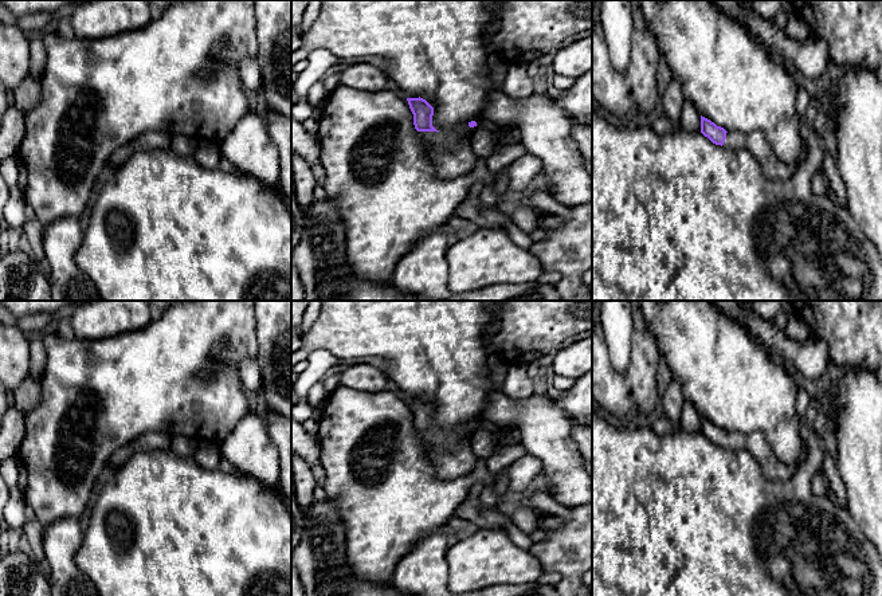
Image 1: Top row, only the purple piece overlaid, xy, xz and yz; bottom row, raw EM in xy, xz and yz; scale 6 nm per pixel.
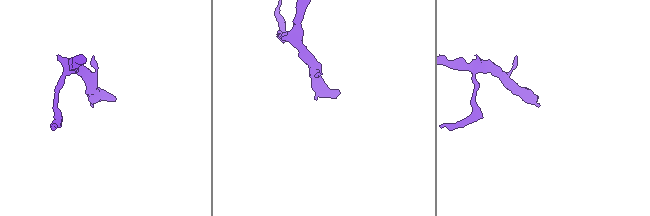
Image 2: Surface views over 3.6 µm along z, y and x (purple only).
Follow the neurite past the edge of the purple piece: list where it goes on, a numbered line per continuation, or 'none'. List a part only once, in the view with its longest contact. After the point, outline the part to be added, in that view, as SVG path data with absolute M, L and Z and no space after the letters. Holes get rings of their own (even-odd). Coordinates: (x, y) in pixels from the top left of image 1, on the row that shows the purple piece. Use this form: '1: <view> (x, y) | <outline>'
1: xz (451, 155) | M419 132L440 179L454 179L474 169L477 157L470 140L455 132Z

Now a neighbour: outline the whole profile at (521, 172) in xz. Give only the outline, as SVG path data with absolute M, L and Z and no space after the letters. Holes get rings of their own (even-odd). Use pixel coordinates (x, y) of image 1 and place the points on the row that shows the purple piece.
M525 154L507 166L507 191L524 192L532 180L542 172L542 164L532 154Z

